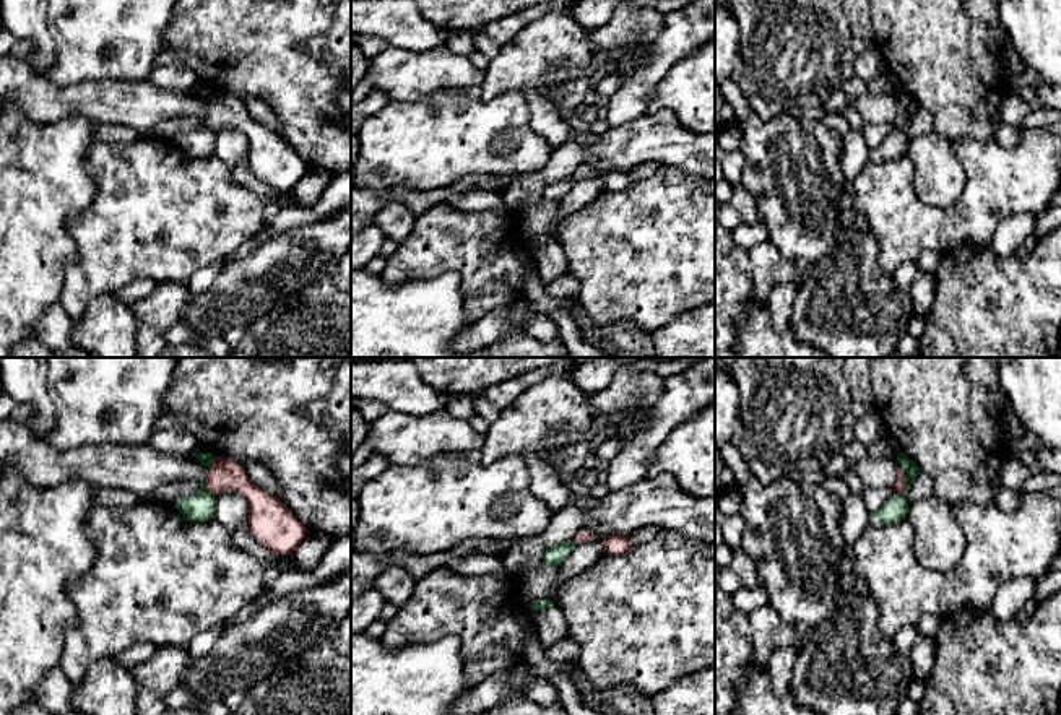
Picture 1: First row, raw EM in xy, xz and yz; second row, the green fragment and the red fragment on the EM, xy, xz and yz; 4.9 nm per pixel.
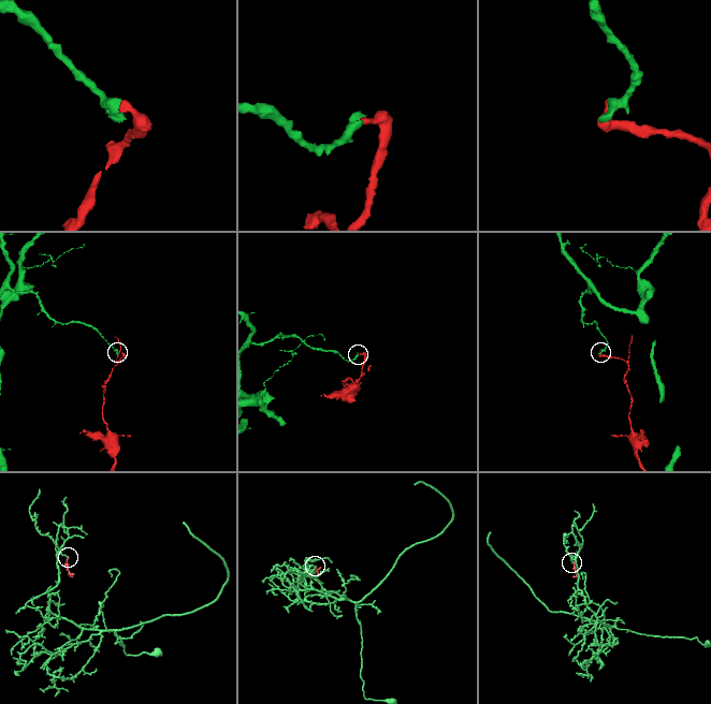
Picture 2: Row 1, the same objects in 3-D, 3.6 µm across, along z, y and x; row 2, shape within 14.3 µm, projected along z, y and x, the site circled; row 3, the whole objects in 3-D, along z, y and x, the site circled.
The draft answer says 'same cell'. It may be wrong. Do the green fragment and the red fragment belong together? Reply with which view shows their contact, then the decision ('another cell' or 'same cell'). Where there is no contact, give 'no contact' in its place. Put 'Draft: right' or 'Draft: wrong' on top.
Draft: wrong
meets green in yz; another cell

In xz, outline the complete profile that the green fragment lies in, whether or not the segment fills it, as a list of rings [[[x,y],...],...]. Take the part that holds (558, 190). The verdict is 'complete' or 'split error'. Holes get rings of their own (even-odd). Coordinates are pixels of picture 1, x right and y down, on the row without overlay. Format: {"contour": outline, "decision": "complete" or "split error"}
{"contour": [[[574,176],[562,177],[546,187],[541,200],[562,202],[569,195],[574,184]]], "decision": "complete"}

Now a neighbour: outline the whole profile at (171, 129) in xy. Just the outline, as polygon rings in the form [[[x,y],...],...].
[[[172,117],[149,128],[146,136],[175,141],[180,135],[193,132],[198,125],[198,119],[193,117]]]

